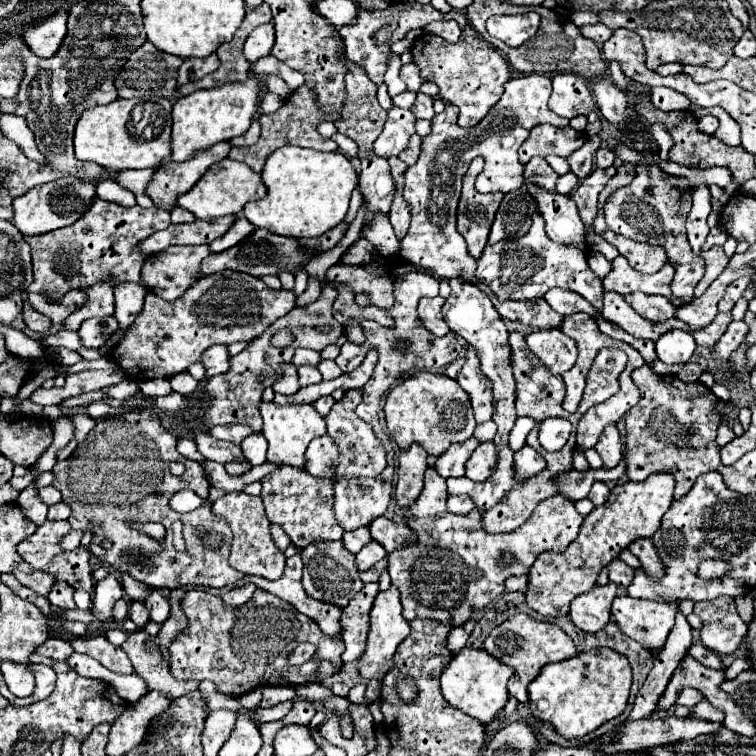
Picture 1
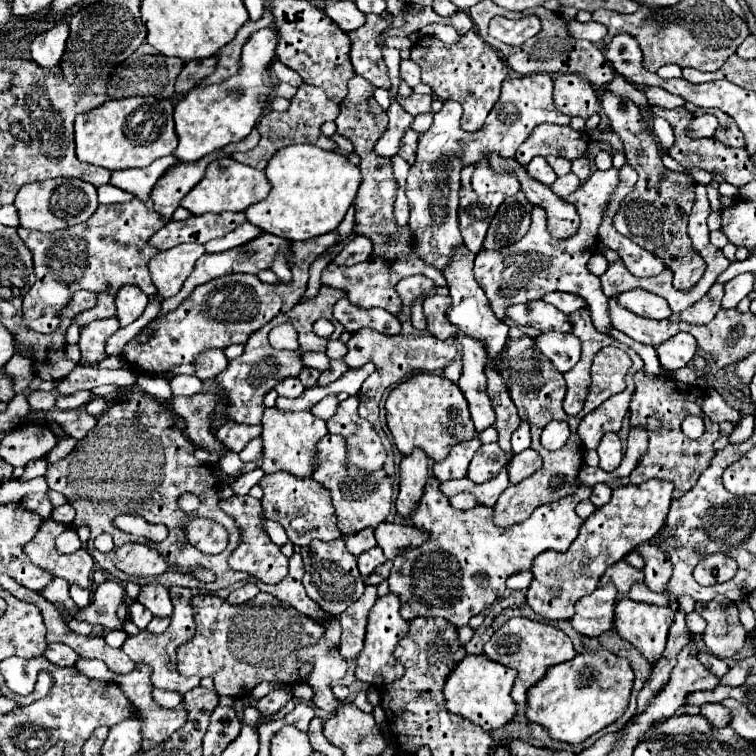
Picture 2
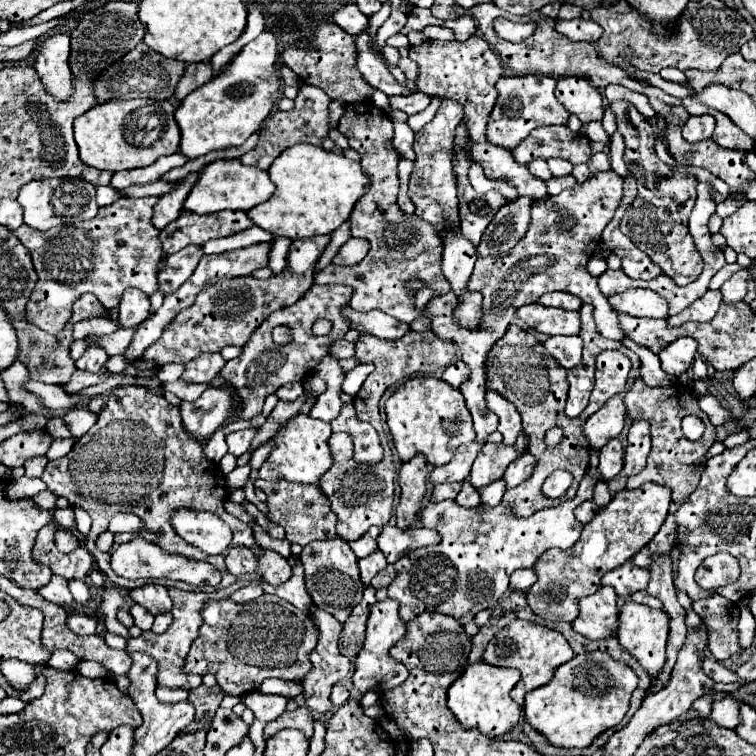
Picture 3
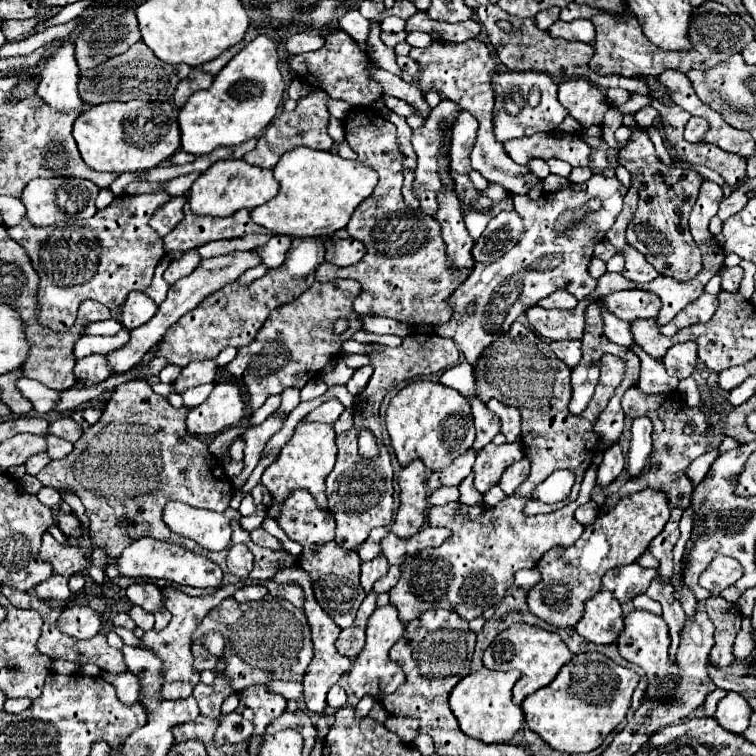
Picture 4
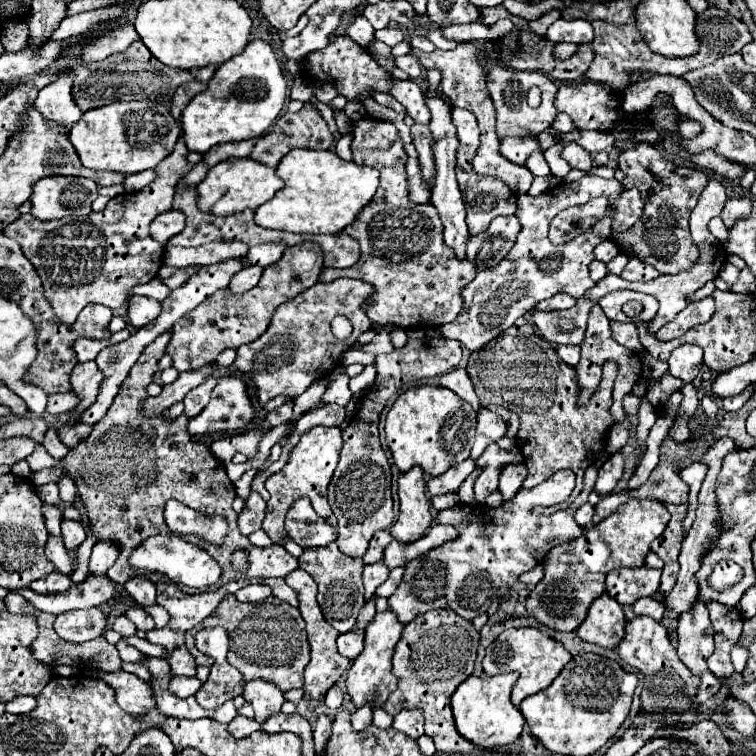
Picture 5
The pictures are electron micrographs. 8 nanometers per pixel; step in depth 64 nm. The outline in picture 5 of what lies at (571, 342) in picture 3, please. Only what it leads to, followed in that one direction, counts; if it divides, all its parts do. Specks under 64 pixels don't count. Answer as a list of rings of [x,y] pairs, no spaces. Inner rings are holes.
[[[558,346],[556,352],[568,366],[576,366],[580,360],[580,346]]]

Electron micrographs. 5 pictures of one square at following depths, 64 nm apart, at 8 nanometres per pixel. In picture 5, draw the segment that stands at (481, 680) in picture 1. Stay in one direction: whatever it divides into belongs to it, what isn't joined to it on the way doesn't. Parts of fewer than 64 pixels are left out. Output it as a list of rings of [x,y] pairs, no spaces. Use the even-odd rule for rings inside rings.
[[[516,672],[500,674],[500,676],[482,674],[482,676],[470,676],[468,680],[464,680],[452,696],[452,712],[454,712],[458,734],[468,742],[488,750],[498,750],[518,740],[524,728],[524,716],[510,702],[510,690],[516,680],[518,680]]]

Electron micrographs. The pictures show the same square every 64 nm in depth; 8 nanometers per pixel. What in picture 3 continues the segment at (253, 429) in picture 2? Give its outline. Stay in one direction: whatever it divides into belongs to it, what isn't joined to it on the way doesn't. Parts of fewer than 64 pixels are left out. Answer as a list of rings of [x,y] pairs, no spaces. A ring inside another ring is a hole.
[[[242,430],[242,432],[234,432],[228,436],[228,452],[234,454],[236,458],[242,456],[248,448],[250,448],[250,438],[256,434],[256,430]]]

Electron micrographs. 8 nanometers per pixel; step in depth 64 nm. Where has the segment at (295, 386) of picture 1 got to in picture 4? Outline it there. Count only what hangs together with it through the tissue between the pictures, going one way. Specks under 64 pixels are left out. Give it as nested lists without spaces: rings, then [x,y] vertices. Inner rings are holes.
[[[288,390],[288,392],[282,394],[282,404],[278,406],[276,412],[288,416],[298,404],[300,404],[300,392],[298,392],[298,390]]]

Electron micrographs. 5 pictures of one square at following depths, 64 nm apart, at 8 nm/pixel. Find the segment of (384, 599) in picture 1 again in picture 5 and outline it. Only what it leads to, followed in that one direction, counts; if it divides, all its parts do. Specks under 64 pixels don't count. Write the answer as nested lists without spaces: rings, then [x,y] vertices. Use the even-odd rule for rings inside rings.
[[[392,610],[376,614],[374,620],[368,624],[366,638],[364,638],[364,650],[352,662],[352,666],[348,670],[348,678],[346,678],[348,694],[356,708],[362,708],[366,704],[370,708],[380,708],[384,704],[384,700],[388,698],[388,694],[396,688],[398,680],[396,680],[396,676],[392,676],[392,656],[394,656],[394,648],[396,648],[400,636],[402,636],[402,628],[404,626],[396,620],[396,614]]]

